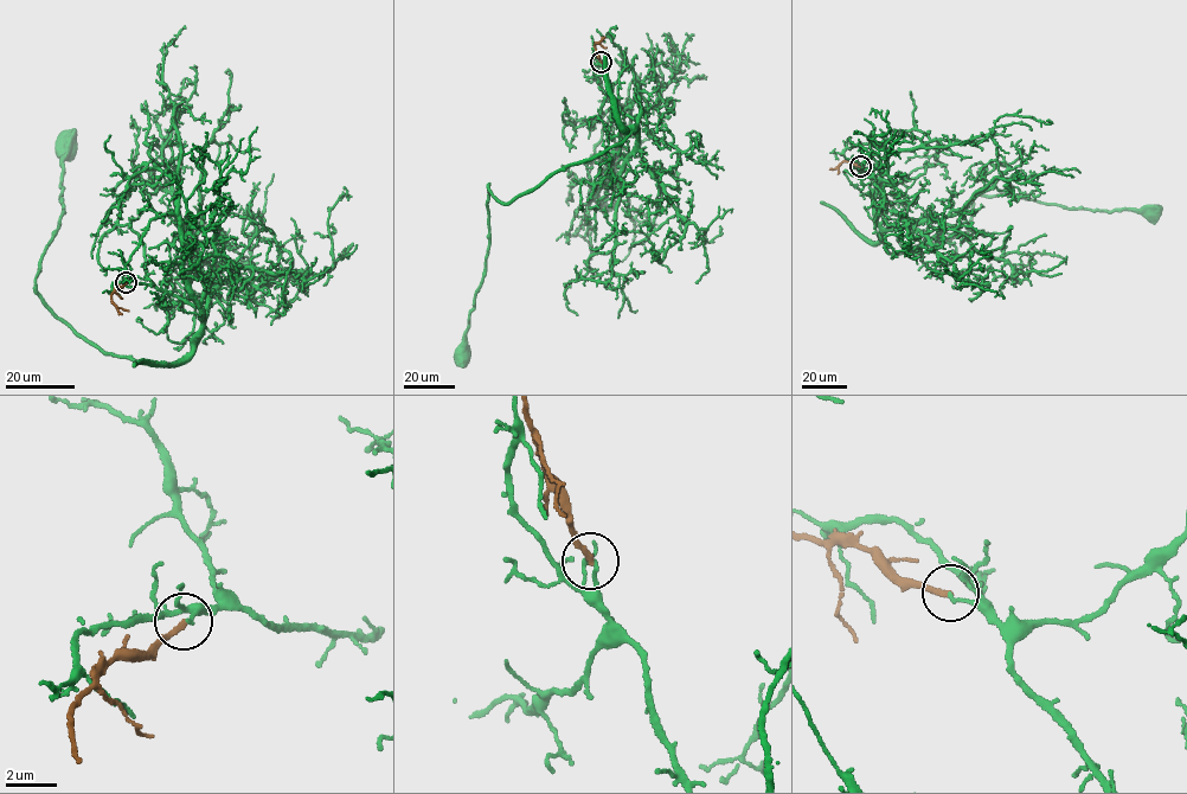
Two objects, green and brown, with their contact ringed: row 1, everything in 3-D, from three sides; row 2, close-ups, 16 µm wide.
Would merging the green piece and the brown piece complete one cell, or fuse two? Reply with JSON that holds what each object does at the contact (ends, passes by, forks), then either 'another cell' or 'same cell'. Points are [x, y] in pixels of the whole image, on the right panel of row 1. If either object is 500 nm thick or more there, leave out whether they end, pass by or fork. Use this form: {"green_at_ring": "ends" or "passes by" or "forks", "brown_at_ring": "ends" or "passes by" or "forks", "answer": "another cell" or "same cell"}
{"green_at_ring": "ends", "brown_at_ring": "ends", "answer": "another cell"}

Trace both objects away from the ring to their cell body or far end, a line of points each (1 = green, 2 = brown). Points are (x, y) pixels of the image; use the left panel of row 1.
1: (127, 283), (153, 283), (200, 311), (185, 360), (103, 353), (37, 292), (63, 211), (70, 146)
2: (127, 283), (110, 296), (121, 314)

